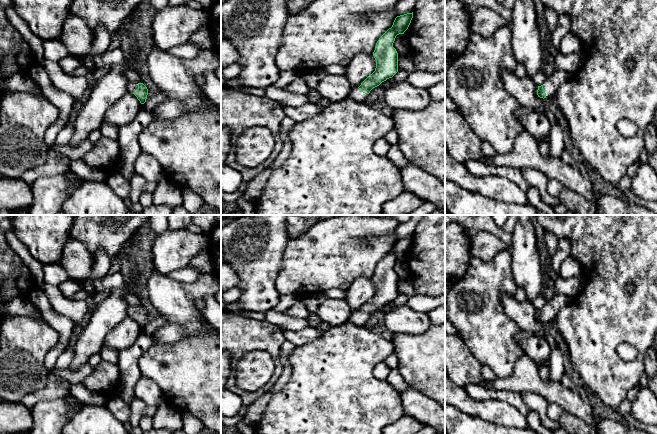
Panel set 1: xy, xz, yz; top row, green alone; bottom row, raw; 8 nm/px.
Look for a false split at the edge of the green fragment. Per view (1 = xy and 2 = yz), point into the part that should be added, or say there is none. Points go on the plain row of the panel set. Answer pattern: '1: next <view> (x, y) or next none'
1: next xy (132, 311)
2: next yz (552, 307)

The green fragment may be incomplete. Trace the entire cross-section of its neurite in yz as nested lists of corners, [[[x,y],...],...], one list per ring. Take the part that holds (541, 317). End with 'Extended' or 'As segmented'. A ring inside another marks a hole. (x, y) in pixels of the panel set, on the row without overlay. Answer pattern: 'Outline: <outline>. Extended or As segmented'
Outline: [[[563,294],[555,295],[546,305],[538,310],[537,319],[540,322],[550,322],[553,320],[561,308],[565,307],[569,302],[570,298]]]. Extended

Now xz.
Outline: [[[413,236],[397,240],[389,252],[377,265],[373,280],[376,284],[375,295],[370,298],[358,312],[352,312],[348,322],[364,327],[370,315],[382,306],[392,302],[398,296],[398,277],[393,271],[395,262],[408,253]]]. Extended

